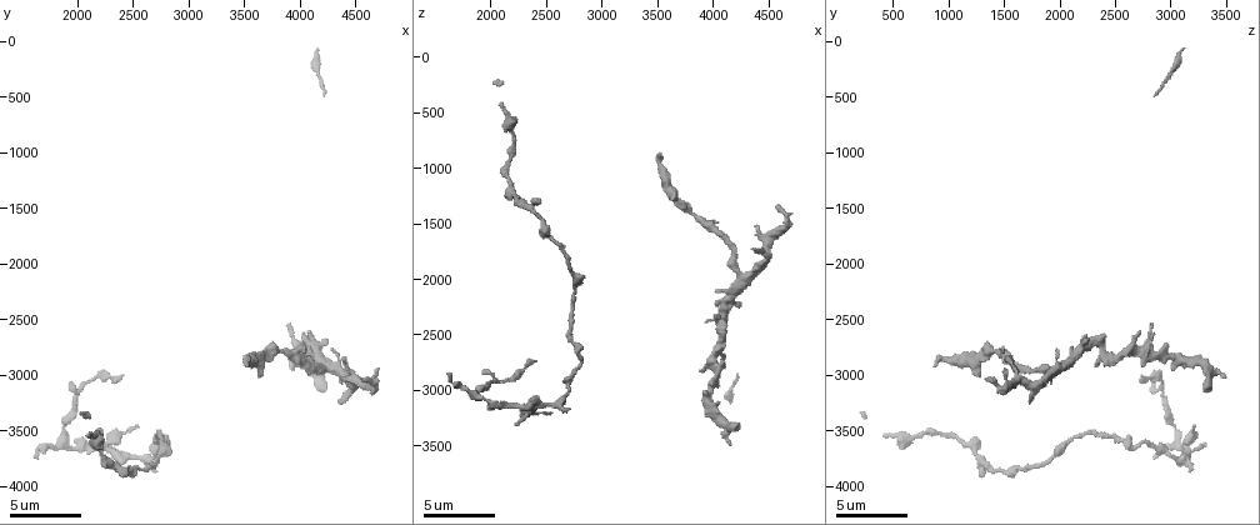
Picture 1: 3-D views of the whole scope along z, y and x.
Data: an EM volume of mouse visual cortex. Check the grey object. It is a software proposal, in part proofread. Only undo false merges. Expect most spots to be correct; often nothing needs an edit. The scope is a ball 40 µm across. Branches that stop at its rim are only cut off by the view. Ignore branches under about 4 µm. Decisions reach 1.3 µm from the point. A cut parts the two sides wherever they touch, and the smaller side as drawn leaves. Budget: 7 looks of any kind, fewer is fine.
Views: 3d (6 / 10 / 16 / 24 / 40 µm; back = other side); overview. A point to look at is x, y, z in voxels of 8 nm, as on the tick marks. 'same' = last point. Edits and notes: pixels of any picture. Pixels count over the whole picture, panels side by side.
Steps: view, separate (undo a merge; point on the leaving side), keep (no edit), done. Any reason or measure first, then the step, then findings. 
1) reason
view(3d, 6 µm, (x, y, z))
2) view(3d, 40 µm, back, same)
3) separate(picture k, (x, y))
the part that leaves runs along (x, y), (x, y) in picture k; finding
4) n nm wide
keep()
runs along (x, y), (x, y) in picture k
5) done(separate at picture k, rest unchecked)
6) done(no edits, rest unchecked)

sudden change in width
view(3d, 16 µm, (4200, 2920, 1860))

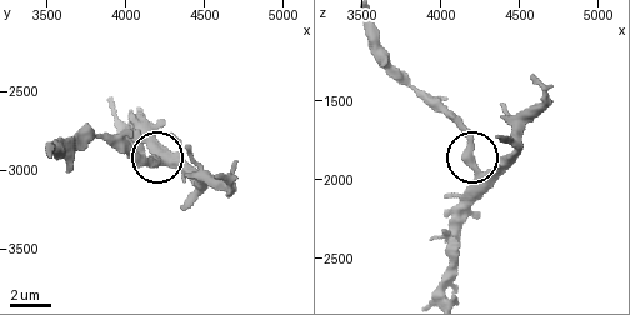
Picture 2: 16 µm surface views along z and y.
view(3d, 16 µm, back, same)

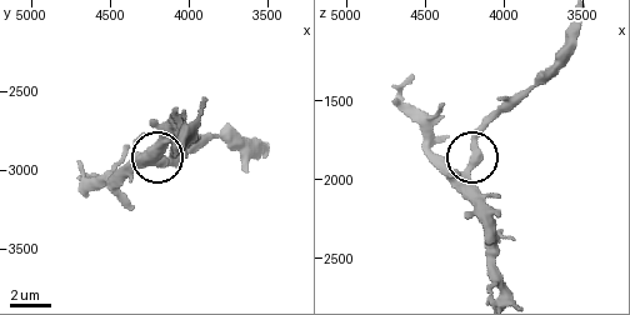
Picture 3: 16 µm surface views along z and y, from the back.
keep()
one cell here

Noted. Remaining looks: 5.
view(3d, 6 µm, (2780, 3680, 1980))

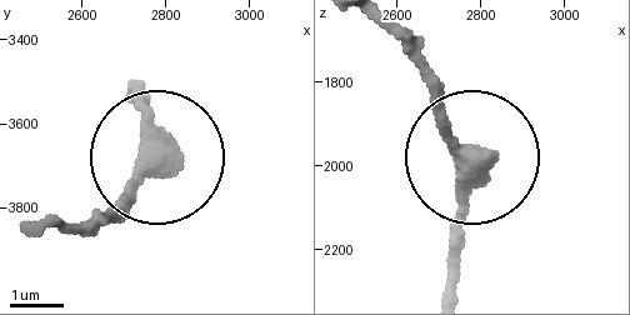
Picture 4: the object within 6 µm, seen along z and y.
400 nm wide
keep()
one cell here

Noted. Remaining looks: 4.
thick turns thin
view(3d, 6 µm, (2140, 3040, 2940))

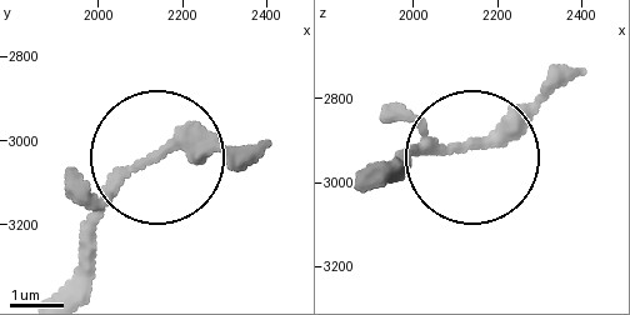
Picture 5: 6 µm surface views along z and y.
keep()
one cell here

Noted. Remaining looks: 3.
view(3d, 16 µm, (3660, 2940, 1260))

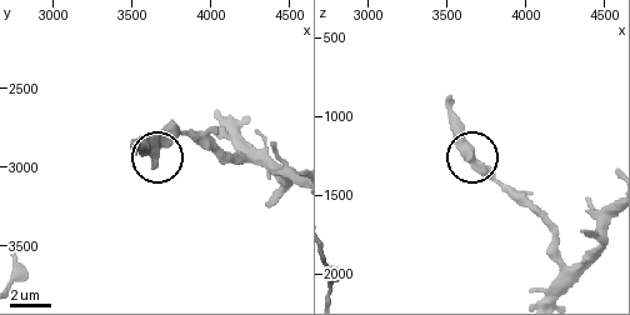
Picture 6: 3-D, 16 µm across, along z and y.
view(3d, 16 µm, back, (3620, 2960, 1260))

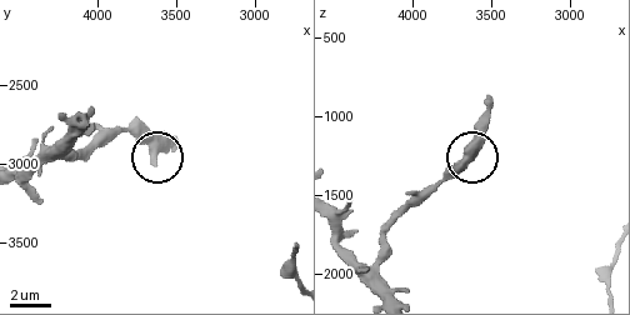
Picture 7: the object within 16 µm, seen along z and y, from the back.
keep()
continuous, no second cell

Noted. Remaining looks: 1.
done(no edits, rest unchecked)

